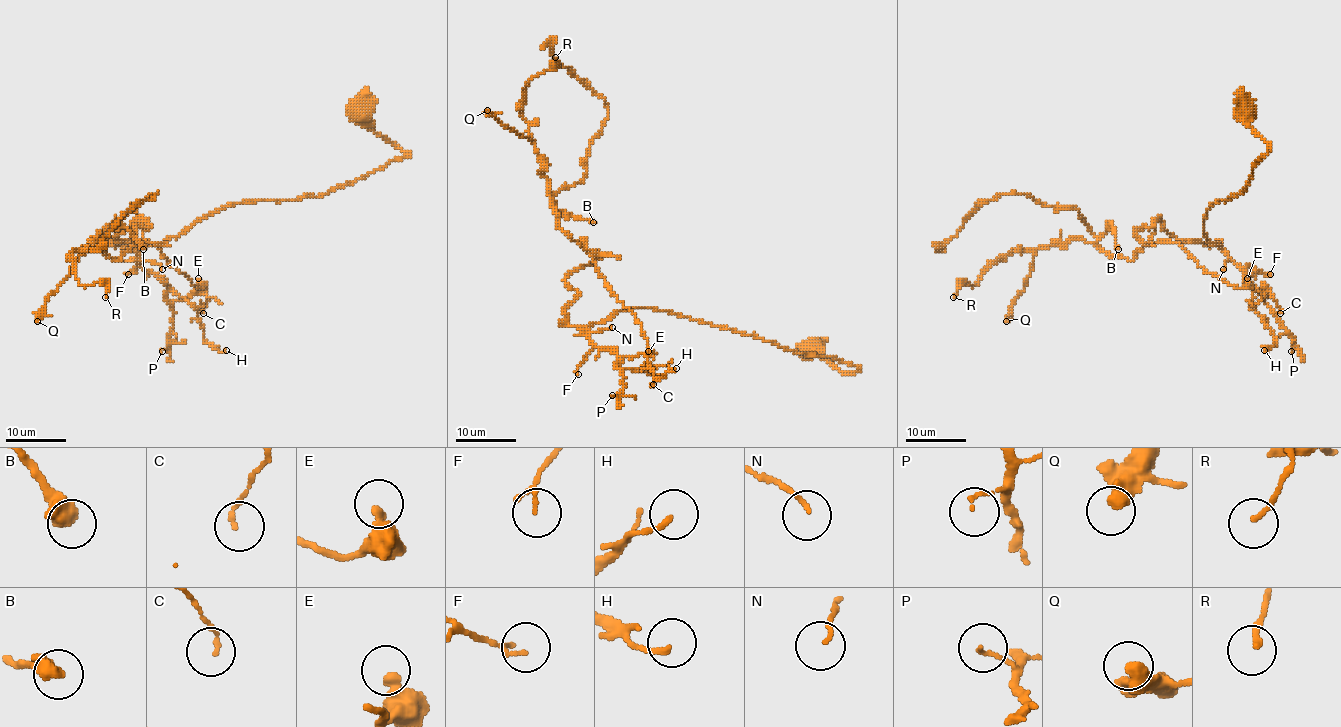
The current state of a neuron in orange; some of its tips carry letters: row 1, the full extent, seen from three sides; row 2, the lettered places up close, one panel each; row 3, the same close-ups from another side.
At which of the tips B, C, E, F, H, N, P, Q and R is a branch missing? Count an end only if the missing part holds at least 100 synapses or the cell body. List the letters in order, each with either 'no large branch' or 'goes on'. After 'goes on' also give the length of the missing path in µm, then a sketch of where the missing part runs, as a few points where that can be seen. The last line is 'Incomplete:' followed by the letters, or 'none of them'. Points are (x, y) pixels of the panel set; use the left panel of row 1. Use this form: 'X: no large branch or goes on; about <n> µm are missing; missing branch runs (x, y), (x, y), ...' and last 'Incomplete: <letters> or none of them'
B: no large branch
C: no large branch
E: no large branch
F: no large branch
H: no large branch
N: no large branch
P: no large branch
Q: no large branch
R: no large branch
Incomplete: none of them

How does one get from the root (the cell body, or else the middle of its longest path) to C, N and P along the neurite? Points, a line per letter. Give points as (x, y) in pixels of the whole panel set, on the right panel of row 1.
C: (1247, 111), (1270, 149), (1236, 196), (1206, 211), (1203, 230), (1264, 301), (1267, 292), (1273, 295), (1280, 313)
N: (1247, 111), (1250, 126), (1270, 149), (1236, 196), (1206, 211), (1204, 234), (1229, 257), (1223, 269)
P: (1247, 111), (1250, 126), (1270, 149), (1236, 196), (1206, 211), (1203, 230), (1274, 313), (1291, 338), (1291, 351)

